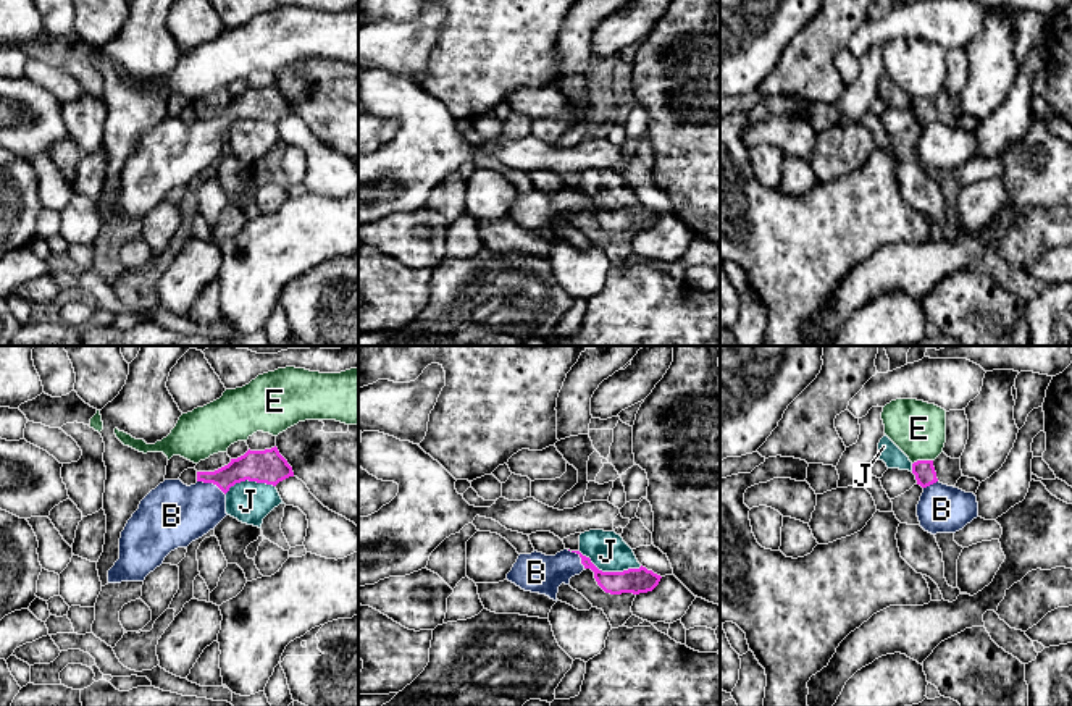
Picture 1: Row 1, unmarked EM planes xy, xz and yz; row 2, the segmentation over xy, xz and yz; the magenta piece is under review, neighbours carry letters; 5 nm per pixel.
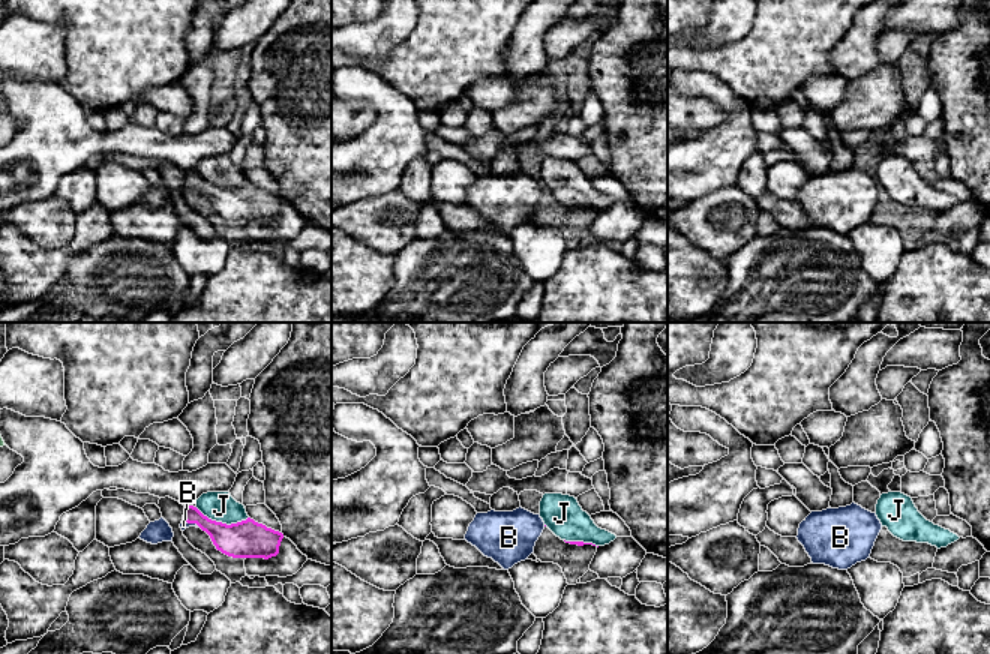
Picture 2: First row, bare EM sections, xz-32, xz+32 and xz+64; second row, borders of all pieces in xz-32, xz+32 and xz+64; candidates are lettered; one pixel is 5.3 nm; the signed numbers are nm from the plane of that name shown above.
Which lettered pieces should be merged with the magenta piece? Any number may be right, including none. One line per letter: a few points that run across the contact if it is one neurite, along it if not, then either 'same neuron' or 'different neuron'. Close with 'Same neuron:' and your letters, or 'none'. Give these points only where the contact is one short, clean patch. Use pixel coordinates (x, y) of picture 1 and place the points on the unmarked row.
B: line xy (255, 104), (212, 120), (184, 147), (173, 152); same neuron
E: line yz (932, 97), (917, 97), (912, 102); different neuron
J: line xz (578, 189), (602, 209), (627, 209), (641, 204); different neuron
Same neuron: B

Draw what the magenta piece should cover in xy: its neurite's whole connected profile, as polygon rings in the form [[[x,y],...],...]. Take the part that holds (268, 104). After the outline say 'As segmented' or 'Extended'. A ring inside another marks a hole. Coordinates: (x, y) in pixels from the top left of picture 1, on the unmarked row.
[[[278,86],[247,89],[215,110],[197,110],[195,123],[165,118],[152,128],[128,158],[119,176],[119,197],[108,221],[144,220],[165,195],[213,168],[226,152],[226,131],[241,120],[276,124],[294,115]]]. Extended

